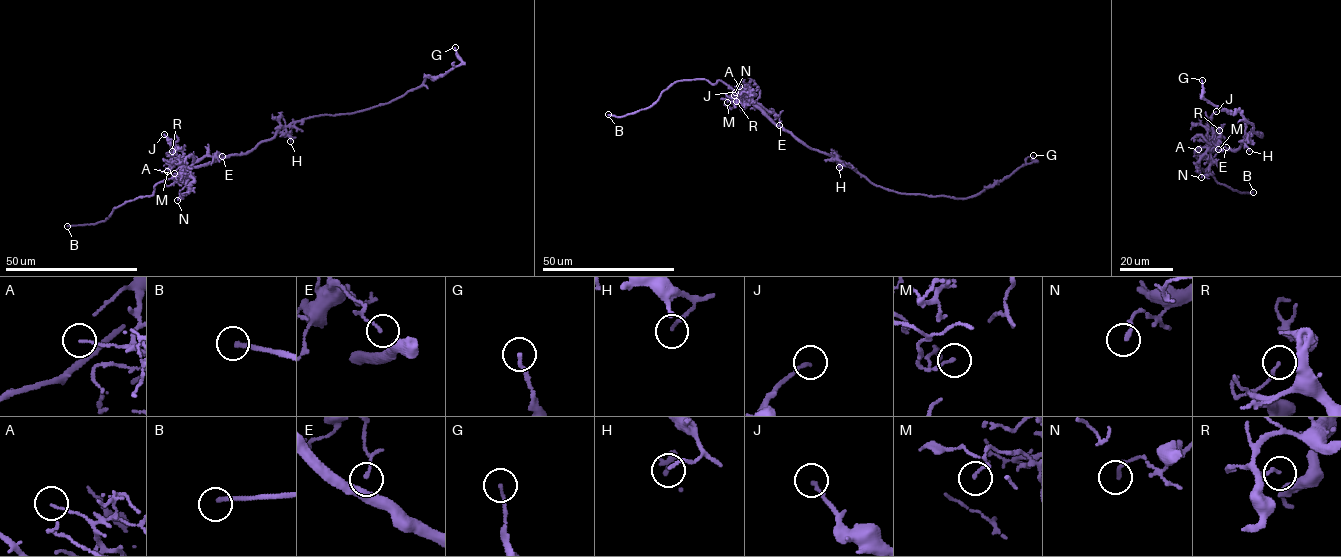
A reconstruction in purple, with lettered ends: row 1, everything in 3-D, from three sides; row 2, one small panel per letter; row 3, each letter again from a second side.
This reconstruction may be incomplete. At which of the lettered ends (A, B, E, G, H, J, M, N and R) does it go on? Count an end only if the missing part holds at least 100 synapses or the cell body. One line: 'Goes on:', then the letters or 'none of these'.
Goes on: B

